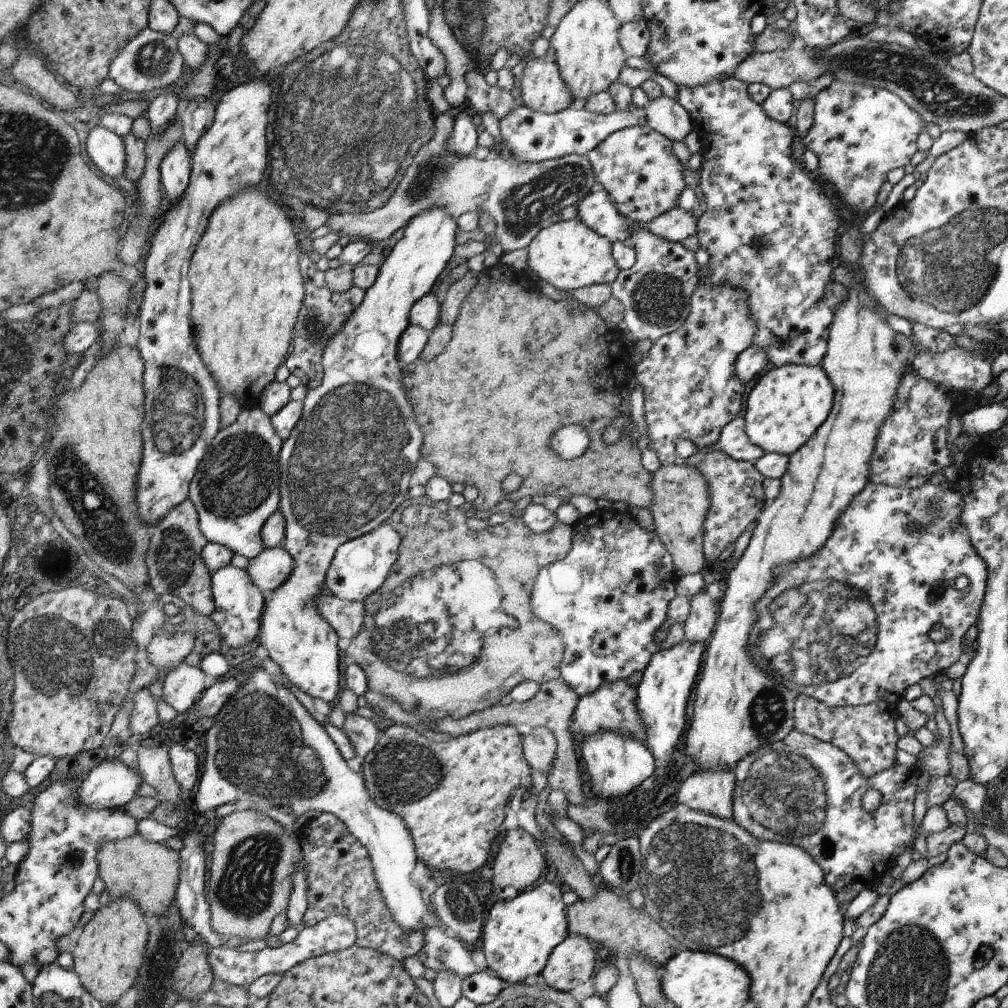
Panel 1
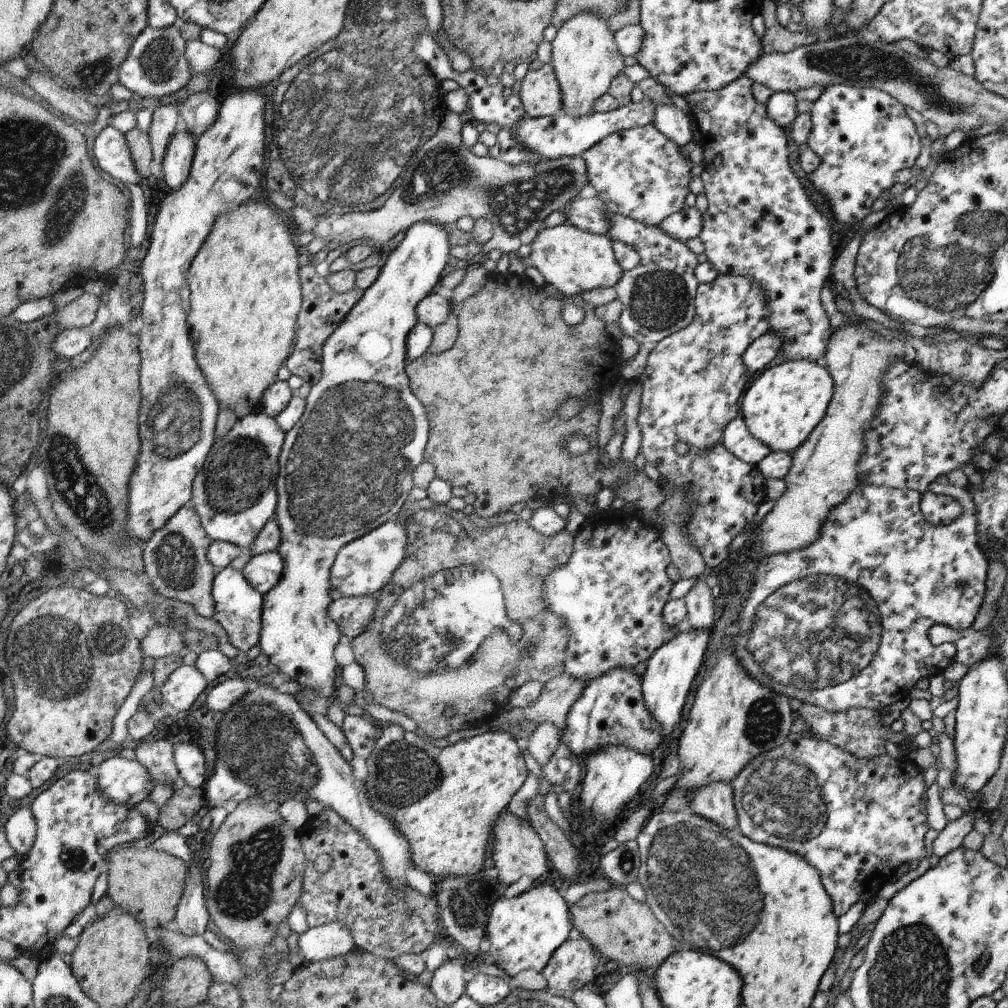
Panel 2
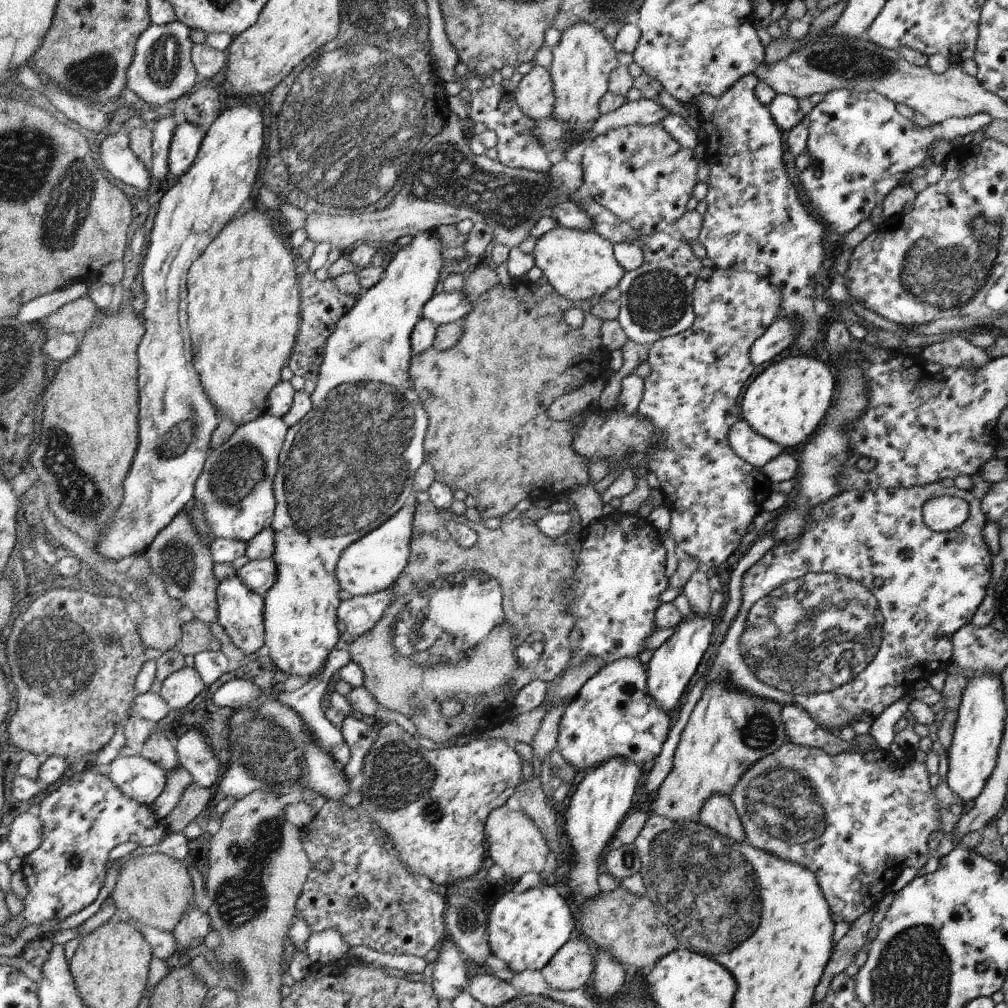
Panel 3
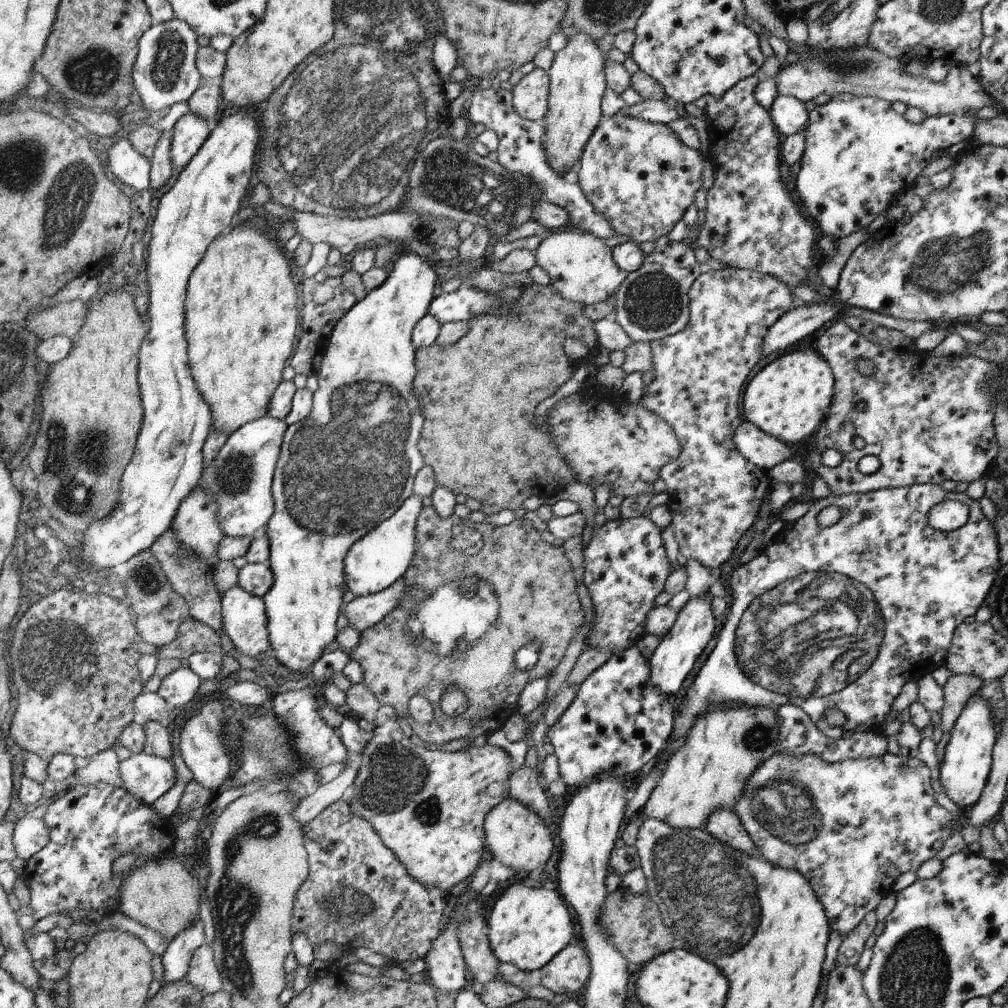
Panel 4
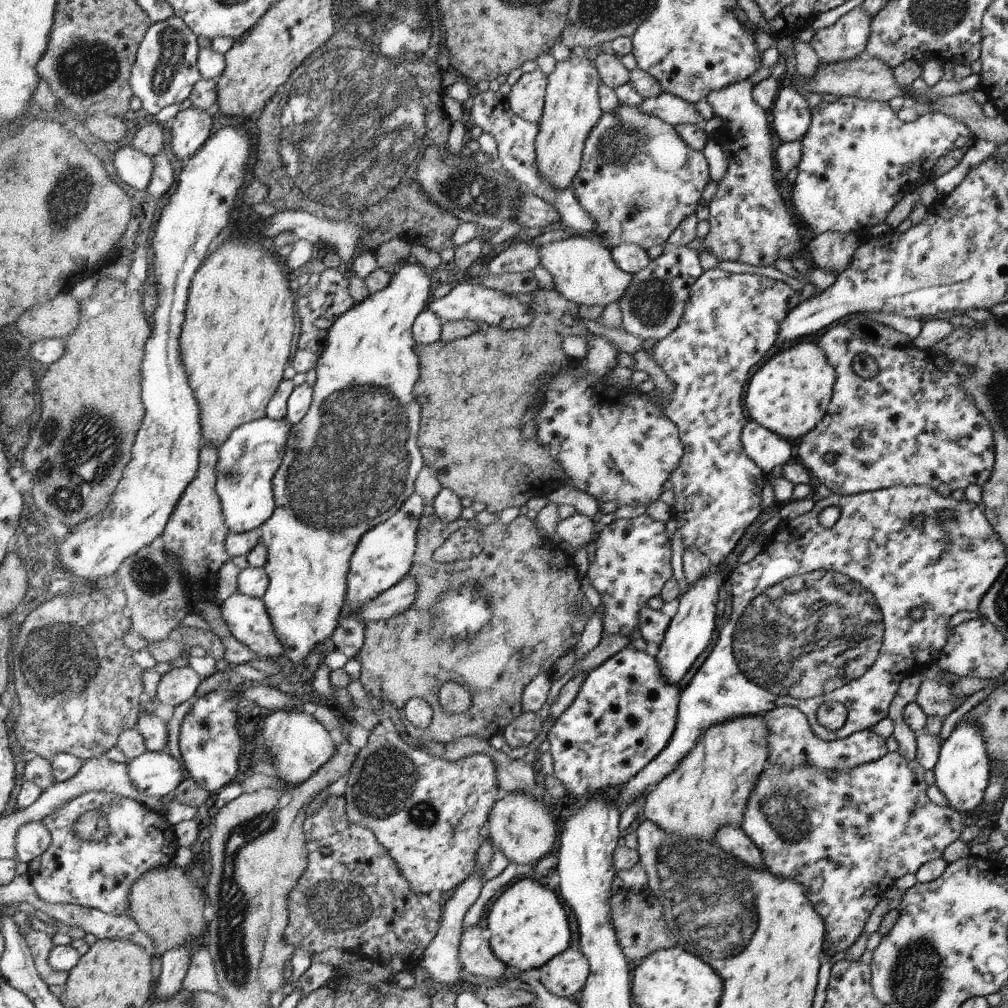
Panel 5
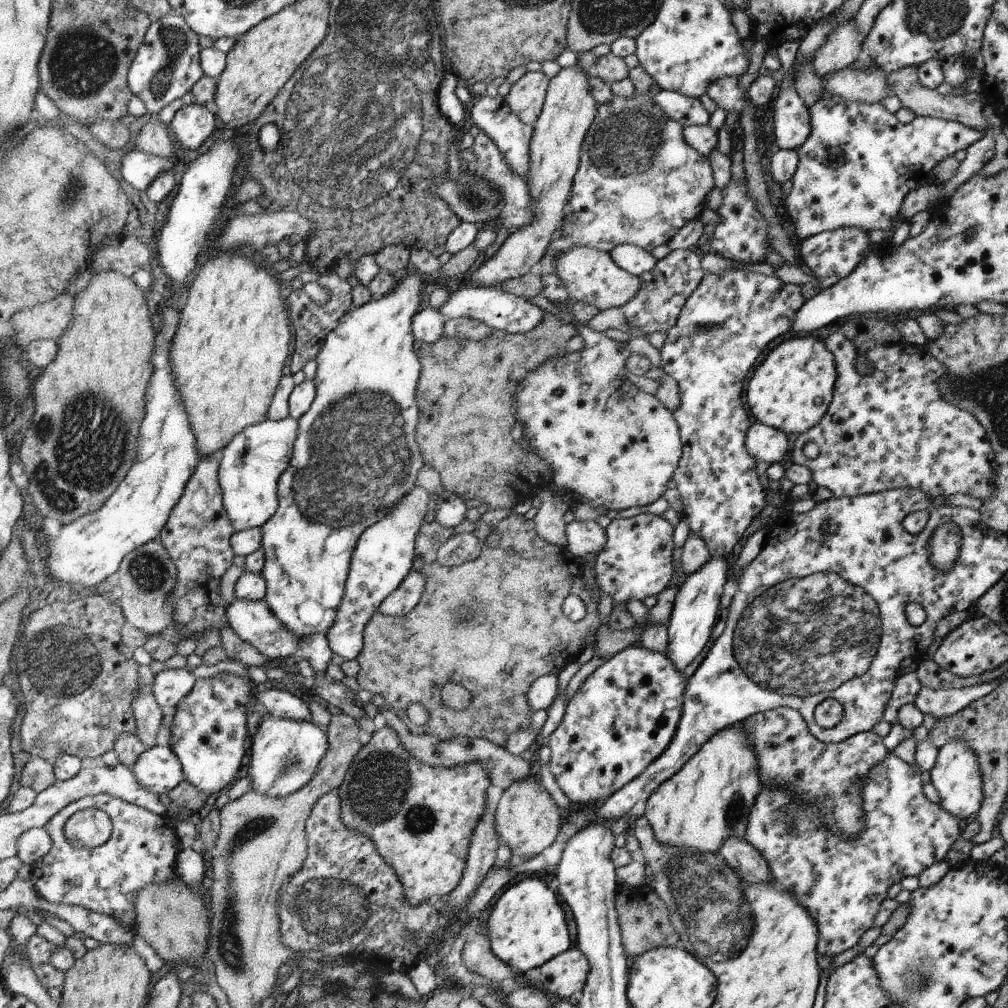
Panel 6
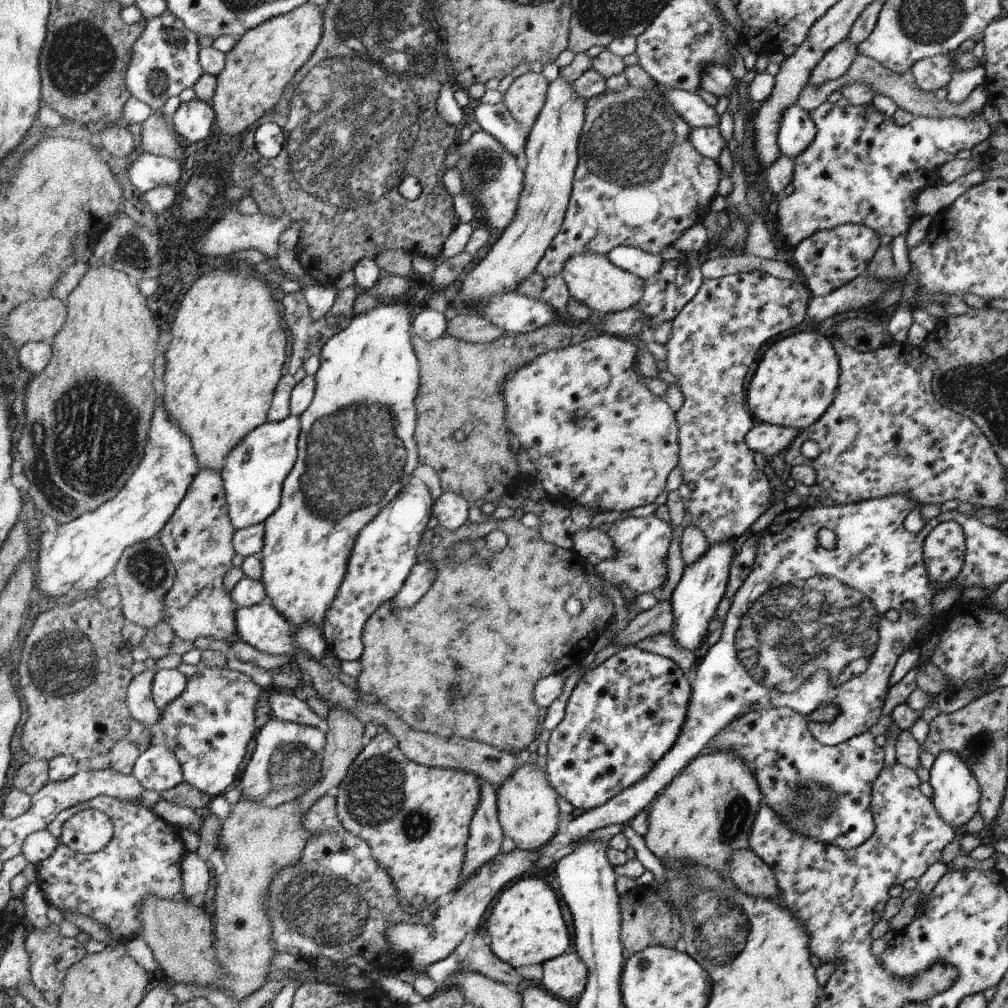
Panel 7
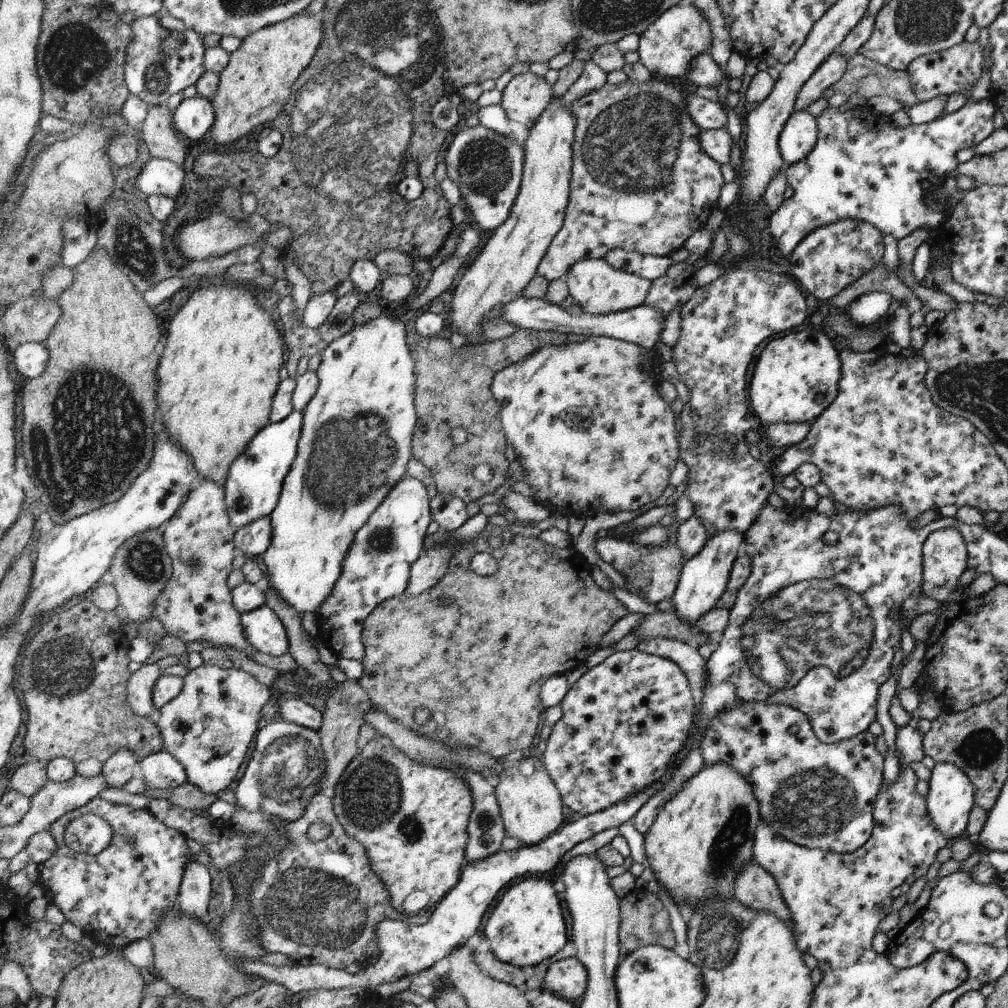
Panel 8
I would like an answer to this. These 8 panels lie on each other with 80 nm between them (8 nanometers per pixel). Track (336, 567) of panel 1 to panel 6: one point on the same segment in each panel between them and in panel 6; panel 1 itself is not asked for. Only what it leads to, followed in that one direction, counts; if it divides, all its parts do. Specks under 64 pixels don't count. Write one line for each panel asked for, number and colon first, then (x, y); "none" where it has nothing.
2: (367, 565)
3: (372, 565)
4: (383, 557)
5: (386, 557)
6: (383, 561)

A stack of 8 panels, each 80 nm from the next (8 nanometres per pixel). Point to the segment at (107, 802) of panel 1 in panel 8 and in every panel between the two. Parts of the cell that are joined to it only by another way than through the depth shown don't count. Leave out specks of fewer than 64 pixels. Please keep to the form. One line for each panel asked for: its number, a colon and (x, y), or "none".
2: (122, 780)
3: (143, 780)
4: (145, 776)
5: (156, 773)
6: (158, 769)
7: (157, 768)
8: (160, 770)

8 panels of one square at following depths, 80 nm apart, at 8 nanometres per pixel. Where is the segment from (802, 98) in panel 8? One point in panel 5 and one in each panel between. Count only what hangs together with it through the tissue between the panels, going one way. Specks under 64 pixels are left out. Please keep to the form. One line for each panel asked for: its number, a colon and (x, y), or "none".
5: (847, 38)
6: (843, 47)
7: (835, 63)

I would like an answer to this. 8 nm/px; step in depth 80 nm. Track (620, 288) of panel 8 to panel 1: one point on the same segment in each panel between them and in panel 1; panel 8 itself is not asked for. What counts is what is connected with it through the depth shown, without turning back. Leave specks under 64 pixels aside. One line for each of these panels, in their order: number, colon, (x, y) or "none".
1: (569, 255)
2: (575, 261)
3: (581, 265)
4: (581, 266)
5: (584, 272)
6: (591, 276)
7: (592, 279)

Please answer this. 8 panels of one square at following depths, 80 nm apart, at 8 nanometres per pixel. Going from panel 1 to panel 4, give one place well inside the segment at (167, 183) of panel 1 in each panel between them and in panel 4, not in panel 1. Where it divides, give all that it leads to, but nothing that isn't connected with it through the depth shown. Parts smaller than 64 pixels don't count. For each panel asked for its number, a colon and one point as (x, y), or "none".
2: (180, 152)
3: (188, 136)
4: (190, 131)

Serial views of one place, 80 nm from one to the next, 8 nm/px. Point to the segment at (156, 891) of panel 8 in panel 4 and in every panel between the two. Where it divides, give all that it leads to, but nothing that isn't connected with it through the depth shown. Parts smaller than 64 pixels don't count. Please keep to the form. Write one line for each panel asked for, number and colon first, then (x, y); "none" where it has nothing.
4: (91, 826)
5: (101, 875)
6: (142, 850)
7: (143, 859)

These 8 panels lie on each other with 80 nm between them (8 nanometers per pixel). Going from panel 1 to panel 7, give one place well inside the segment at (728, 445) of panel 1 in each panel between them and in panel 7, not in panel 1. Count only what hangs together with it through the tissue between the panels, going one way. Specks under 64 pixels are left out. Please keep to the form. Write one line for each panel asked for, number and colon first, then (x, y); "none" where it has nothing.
2: (737, 439)
3: (758, 450)
4: (761, 449)
5: (768, 450)
6: (768, 444)
7: (768, 439)

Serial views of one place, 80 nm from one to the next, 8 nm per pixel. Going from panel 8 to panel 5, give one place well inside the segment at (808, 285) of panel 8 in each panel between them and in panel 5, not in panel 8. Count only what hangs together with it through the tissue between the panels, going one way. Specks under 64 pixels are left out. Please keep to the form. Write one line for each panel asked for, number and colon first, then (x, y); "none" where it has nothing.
5: (832, 251)
6: (832, 255)
7: (829, 259)

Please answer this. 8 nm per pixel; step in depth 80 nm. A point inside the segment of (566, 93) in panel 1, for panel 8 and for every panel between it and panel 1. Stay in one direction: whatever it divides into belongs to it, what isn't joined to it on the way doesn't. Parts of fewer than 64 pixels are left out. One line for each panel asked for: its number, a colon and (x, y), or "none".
2: (540, 93)
3: (535, 94)
4: (531, 95)
5: (528, 96)
6: (526, 97)
7: (525, 98)
8: (526, 96)

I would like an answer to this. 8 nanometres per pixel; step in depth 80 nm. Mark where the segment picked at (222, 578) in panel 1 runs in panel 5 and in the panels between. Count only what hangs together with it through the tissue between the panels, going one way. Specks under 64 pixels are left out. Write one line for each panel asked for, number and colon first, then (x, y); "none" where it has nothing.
2: (238, 606)
3: (241, 613)
4: (244, 619)
5: (247, 618)

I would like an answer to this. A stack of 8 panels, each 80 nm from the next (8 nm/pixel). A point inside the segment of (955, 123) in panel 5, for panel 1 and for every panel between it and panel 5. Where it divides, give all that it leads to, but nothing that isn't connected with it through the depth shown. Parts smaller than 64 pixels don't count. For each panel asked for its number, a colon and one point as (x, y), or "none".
1: (859, 132)
2: (863, 137)
3: (861, 147)
4: (859, 153)

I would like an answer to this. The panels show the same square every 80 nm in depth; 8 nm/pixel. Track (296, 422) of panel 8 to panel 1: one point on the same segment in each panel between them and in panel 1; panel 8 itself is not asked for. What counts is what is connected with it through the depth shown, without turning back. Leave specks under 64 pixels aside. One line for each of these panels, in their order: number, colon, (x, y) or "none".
1: (236, 490)
2: (235, 495)
3: (236, 490)
4: (241, 478)
5: (248, 461)
6: (250, 466)
7: (254, 474)

